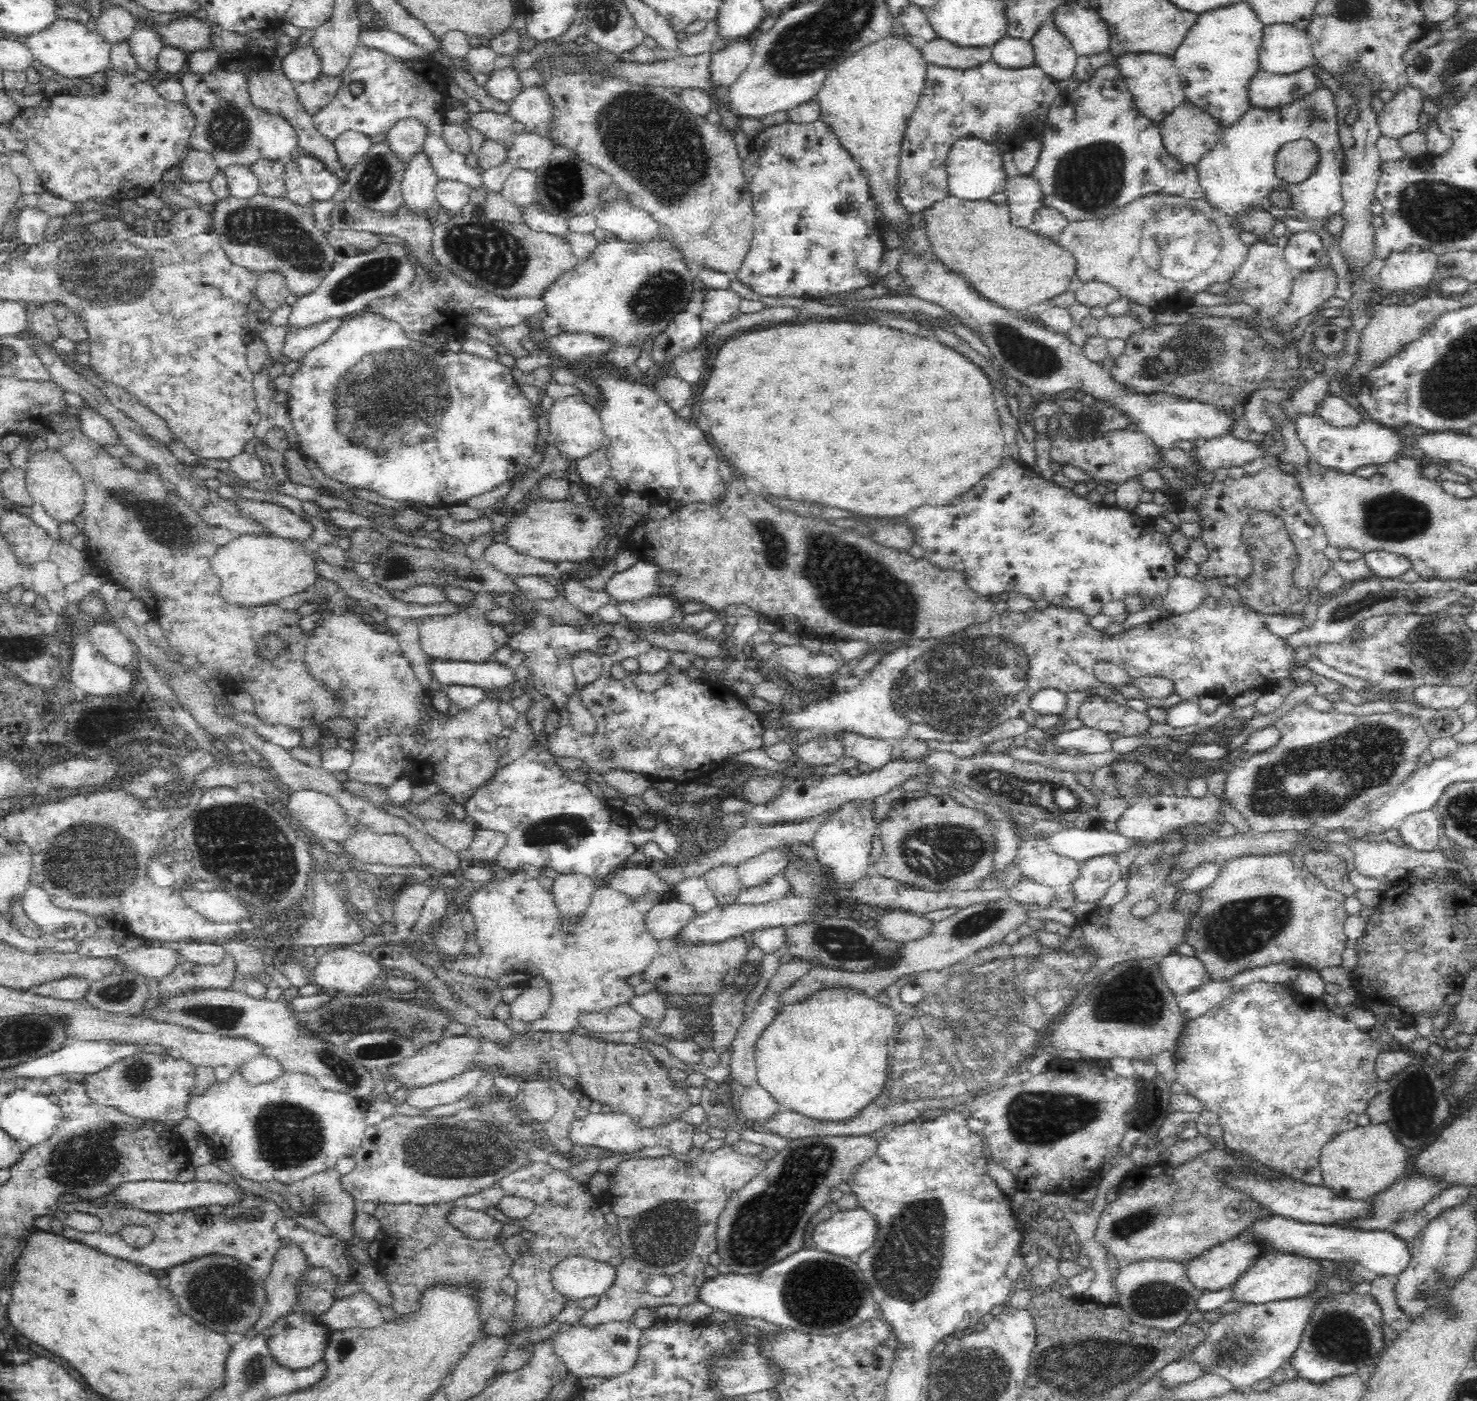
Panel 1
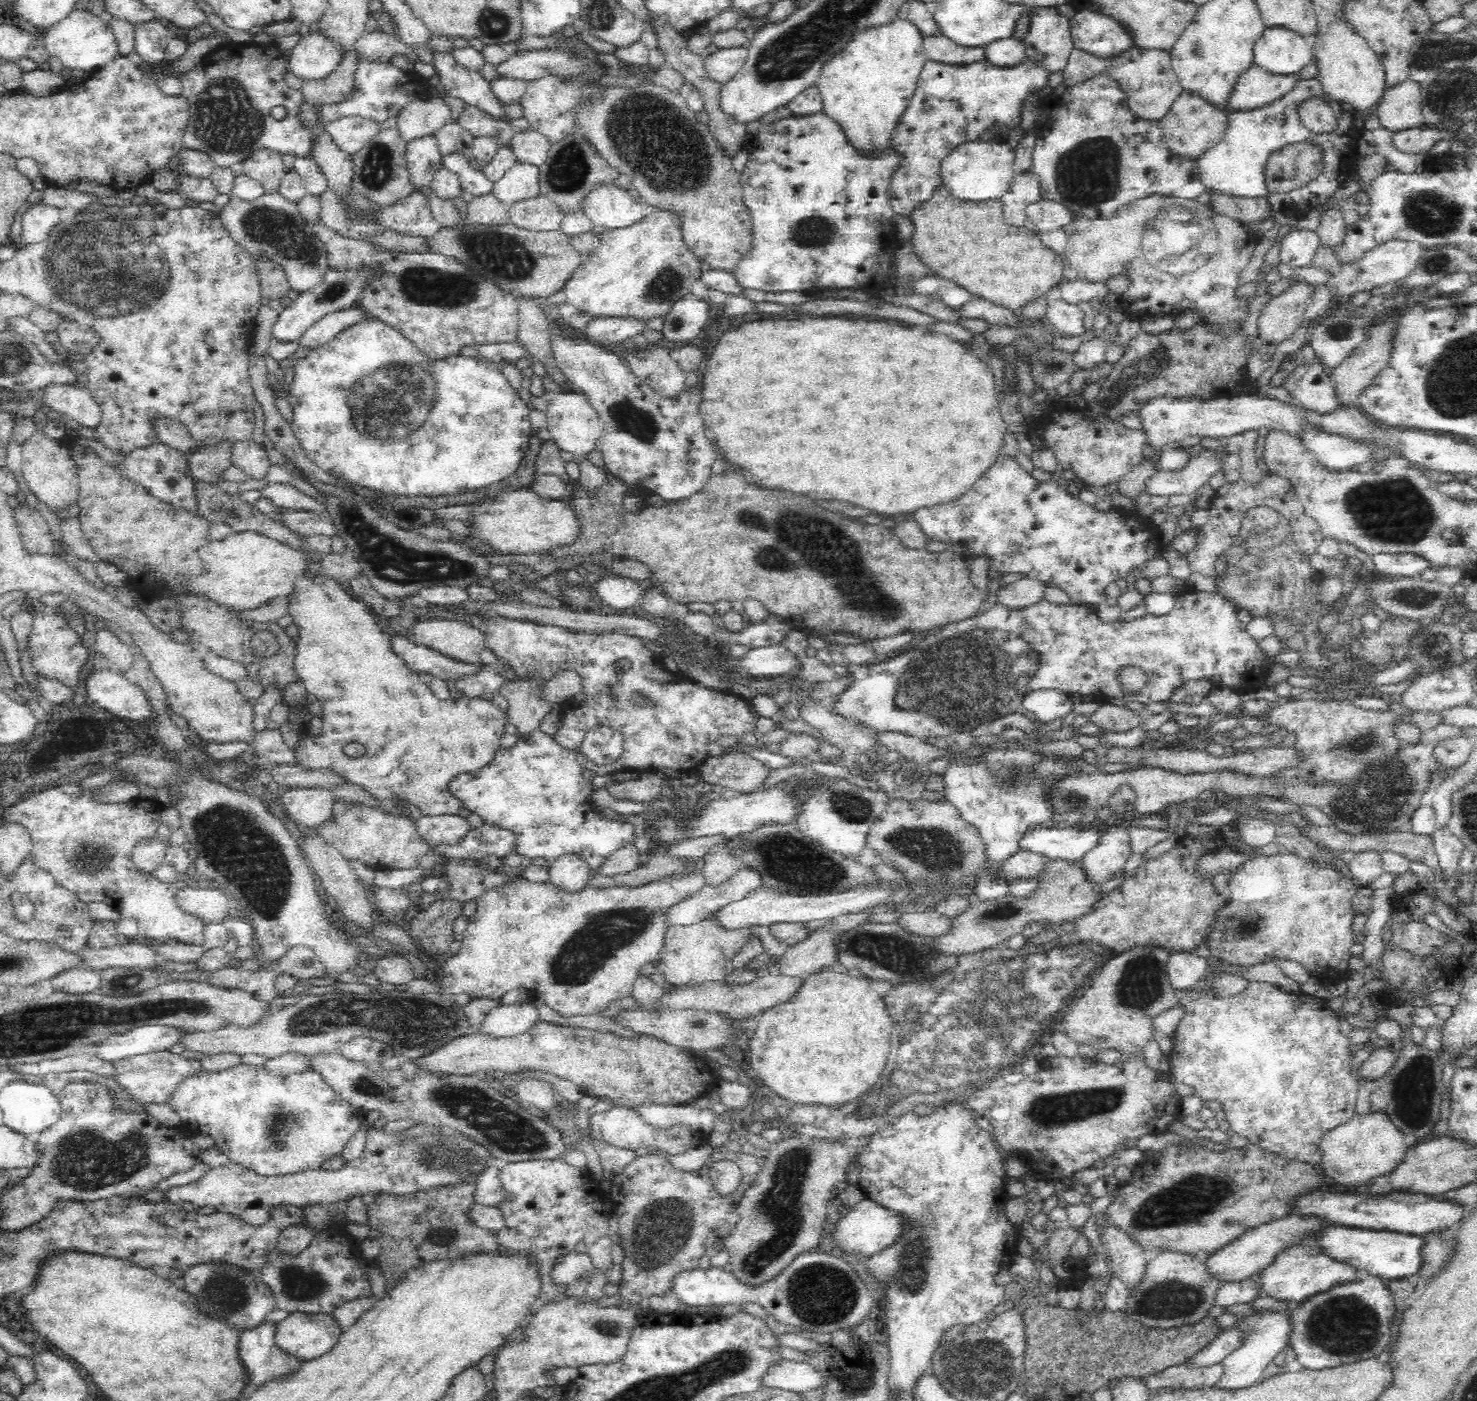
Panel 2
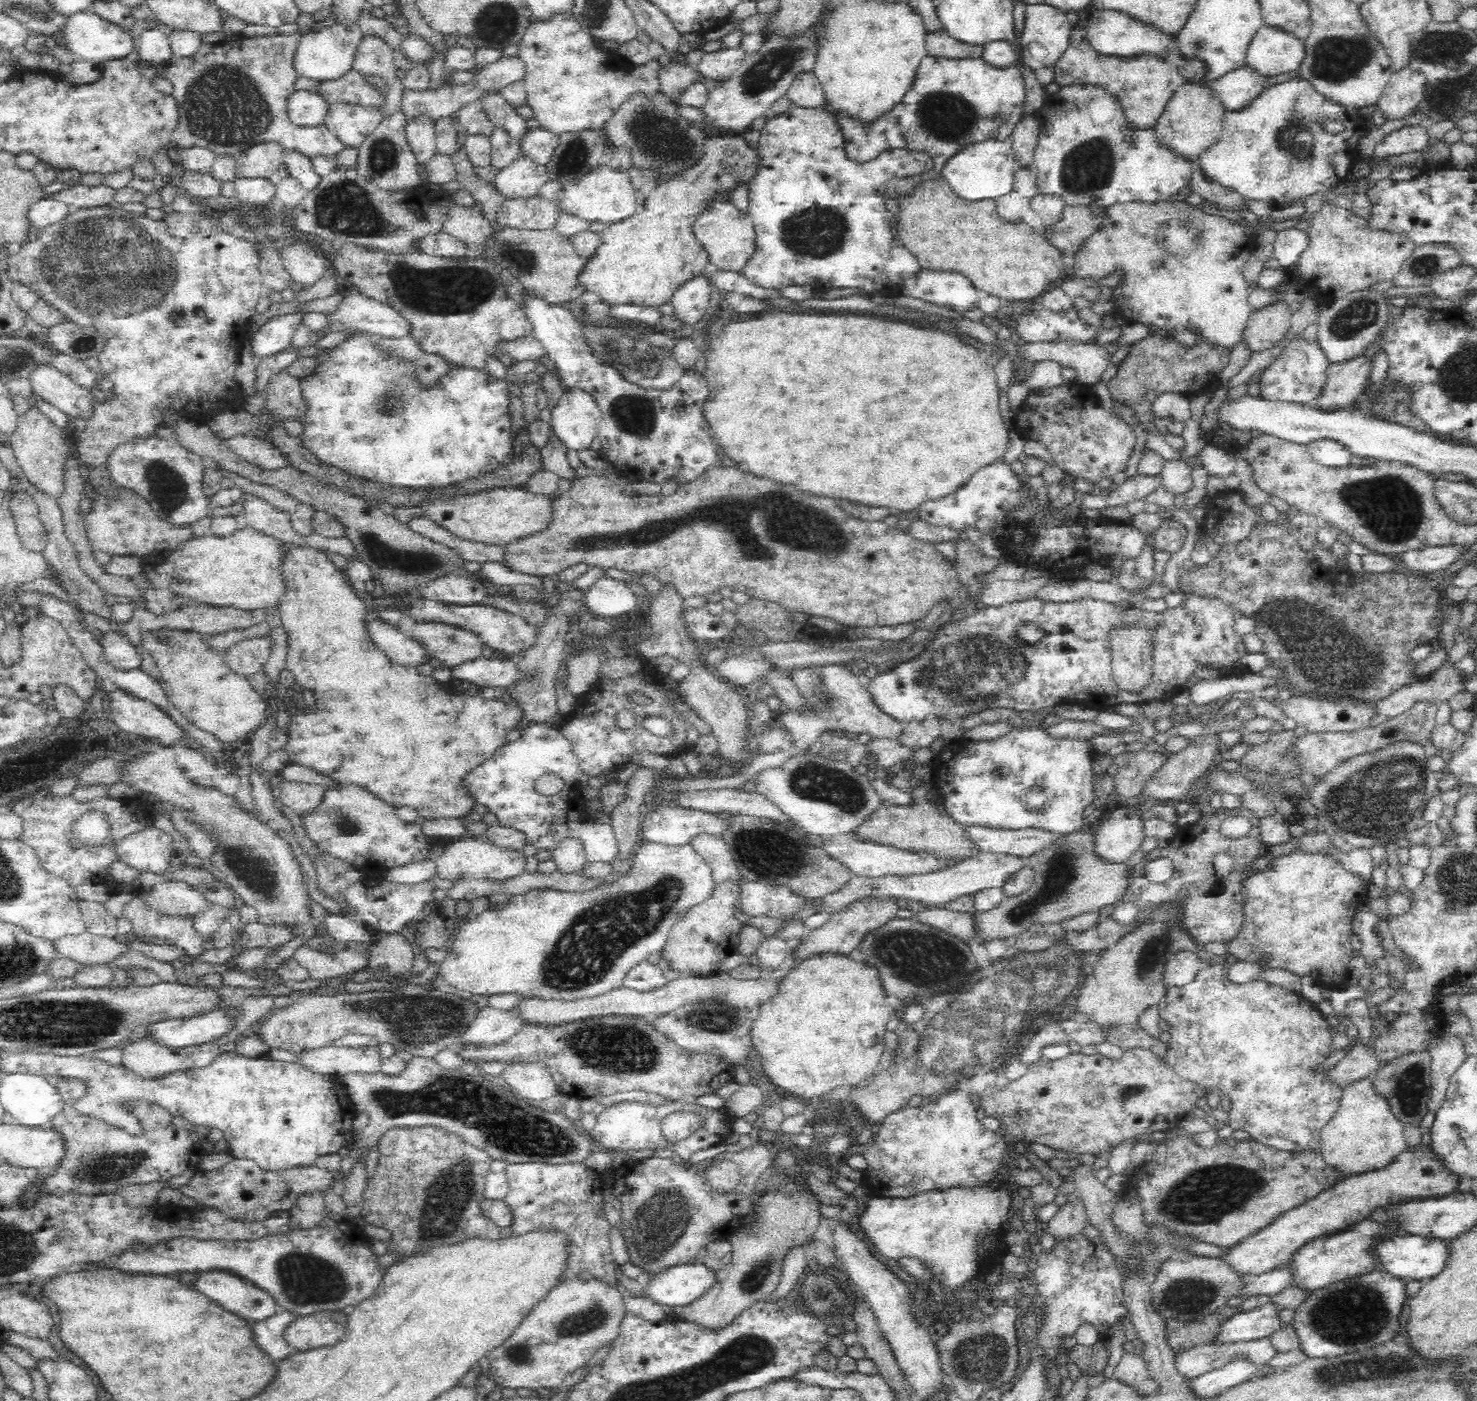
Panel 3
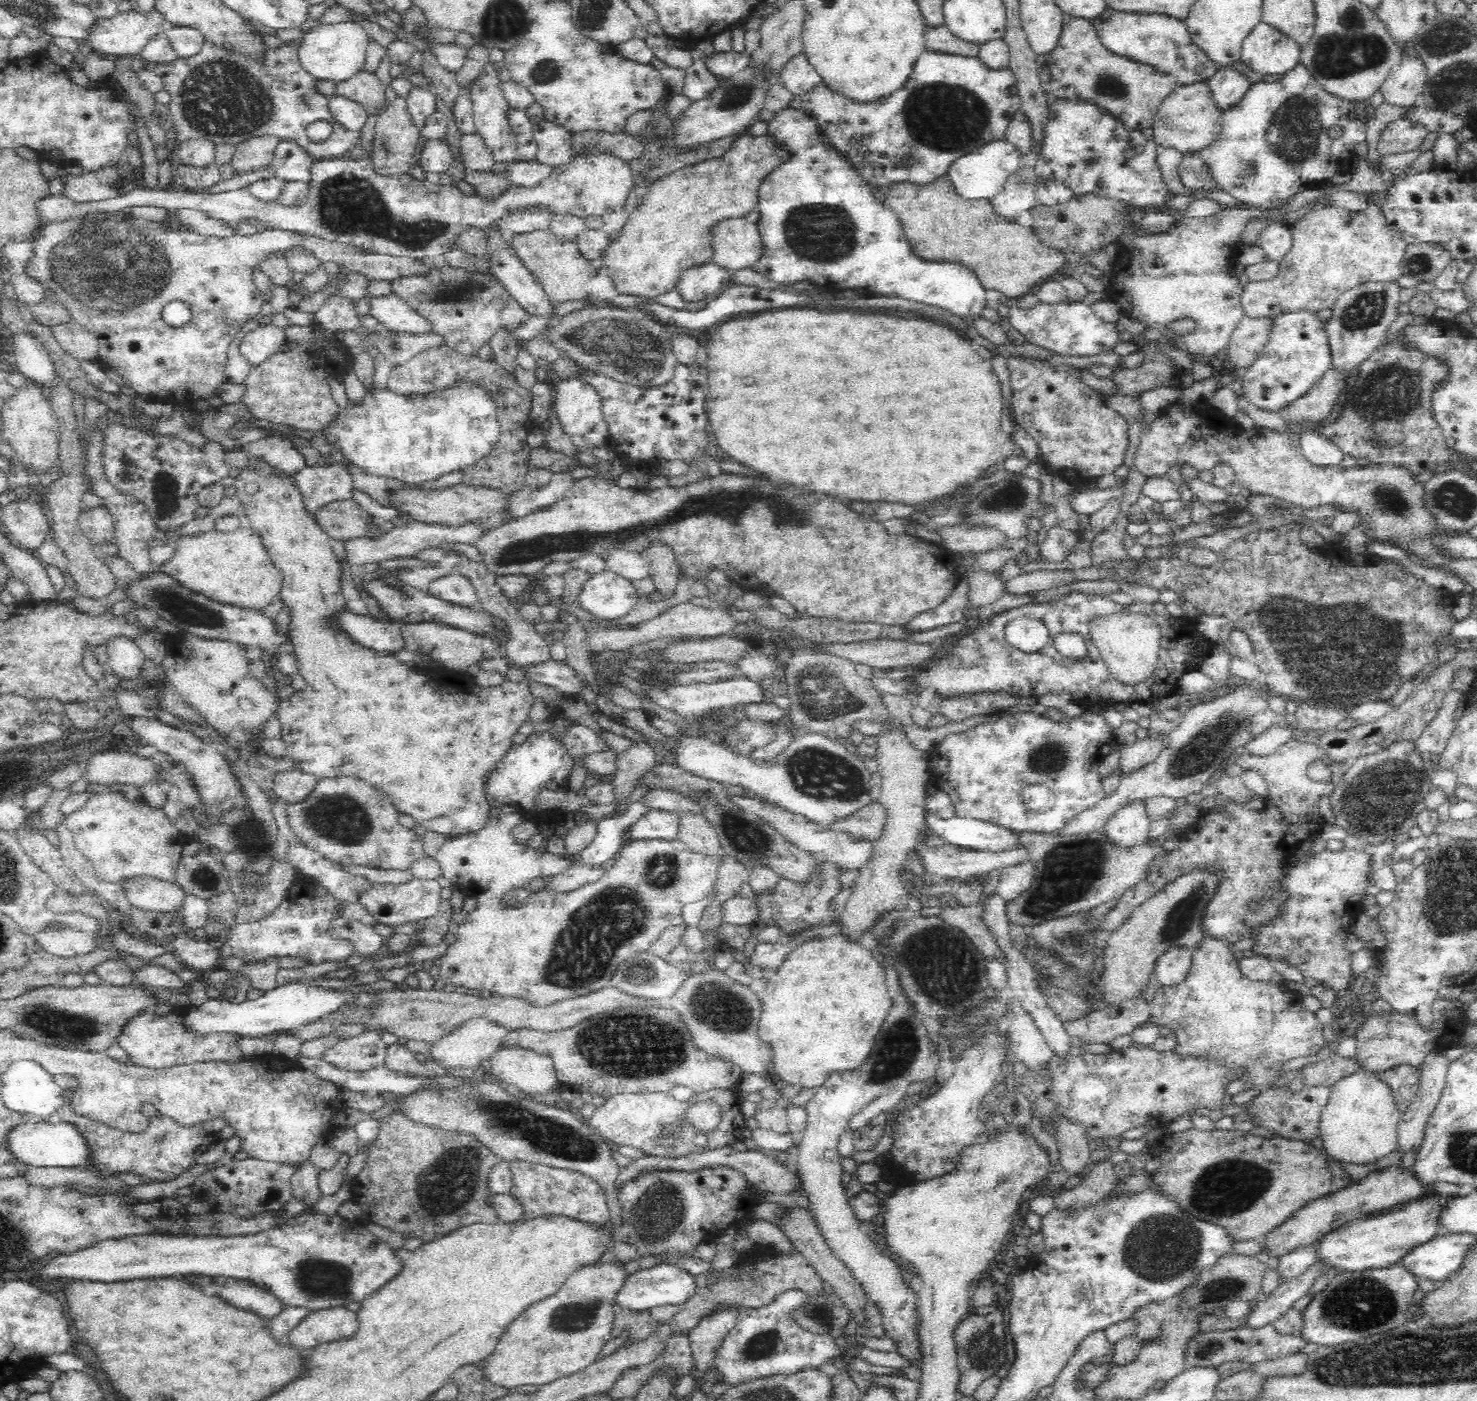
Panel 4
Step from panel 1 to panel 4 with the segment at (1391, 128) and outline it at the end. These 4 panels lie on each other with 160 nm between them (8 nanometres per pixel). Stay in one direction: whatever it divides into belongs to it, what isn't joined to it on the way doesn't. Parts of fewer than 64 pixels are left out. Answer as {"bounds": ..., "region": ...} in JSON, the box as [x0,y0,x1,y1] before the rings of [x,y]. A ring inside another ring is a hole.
{"bounds":[1379,54,1426,109],"region":[[[1408,54],[1400,64],[1393,66],[1379,91],[1384,95],[1384,102],[1409,109],[1422,101],[1426,82],[1424,62],[1420,57]]]}

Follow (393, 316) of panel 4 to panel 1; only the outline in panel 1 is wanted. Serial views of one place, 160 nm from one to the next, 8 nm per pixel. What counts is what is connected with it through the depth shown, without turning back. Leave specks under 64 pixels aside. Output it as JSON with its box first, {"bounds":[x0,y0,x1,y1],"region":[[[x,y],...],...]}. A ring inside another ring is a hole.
{"bounds":[283,317,343,361],"region":[[[336,317],[304,328],[287,328],[283,354],[289,360],[299,361],[310,349],[324,344],[343,321],[341,317]]]}

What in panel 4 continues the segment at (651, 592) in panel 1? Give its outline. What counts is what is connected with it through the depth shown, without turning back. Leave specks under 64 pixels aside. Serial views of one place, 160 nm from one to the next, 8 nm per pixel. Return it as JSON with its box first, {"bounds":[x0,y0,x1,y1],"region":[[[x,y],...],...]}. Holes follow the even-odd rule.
{"bounds":[577,569,639,621],"region":[[[606,569],[592,574],[584,583],[577,605],[596,619],[610,621],[626,616],[639,596],[630,580]]]}

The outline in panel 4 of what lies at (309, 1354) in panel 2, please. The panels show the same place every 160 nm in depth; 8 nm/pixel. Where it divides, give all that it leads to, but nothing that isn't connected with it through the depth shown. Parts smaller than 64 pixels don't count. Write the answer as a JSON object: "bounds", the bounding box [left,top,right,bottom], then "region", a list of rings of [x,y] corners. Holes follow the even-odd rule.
{"bounds":[288,1306,358,1350],"region":[[[344,1306],[316,1310],[292,1330],[288,1344],[312,1350],[320,1344],[350,1338],[356,1334],[358,1326],[357,1313]]]}

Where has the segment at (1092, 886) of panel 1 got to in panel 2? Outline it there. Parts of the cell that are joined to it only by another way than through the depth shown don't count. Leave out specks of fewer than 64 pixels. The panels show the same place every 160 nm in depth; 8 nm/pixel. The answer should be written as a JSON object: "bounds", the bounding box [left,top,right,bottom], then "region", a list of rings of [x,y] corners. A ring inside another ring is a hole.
{"bounds":[1082,823,1132,884],"region":[[[1109,823],[1100,830],[1097,845],[1082,858],[1088,879],[1103,884],[1124,868],[1126,860],[1132,855],[1128,825]]]}

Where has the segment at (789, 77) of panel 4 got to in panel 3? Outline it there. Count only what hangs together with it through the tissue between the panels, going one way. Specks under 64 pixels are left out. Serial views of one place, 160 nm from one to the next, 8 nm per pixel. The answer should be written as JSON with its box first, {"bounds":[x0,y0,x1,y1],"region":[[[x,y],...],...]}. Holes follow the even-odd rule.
{"bounds":[786,72,826,108],"region":[[[796,72],[786,96],[796,106],[816,108],[826,101],[819,79],[814,72]]]}

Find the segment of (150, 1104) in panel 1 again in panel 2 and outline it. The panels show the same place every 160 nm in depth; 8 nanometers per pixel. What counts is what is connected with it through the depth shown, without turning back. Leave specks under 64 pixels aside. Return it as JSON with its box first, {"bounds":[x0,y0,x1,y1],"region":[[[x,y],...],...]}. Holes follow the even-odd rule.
{"bounds":[113,1051,201,1104],"region":[[[158,1051],[147,1054],[138,1054],[116,1060],[113,1063],[114,1078],[124,1090],[133,1096],[136,1101],[142,1104],[165,1103],[171,1092],[179,1085],[179,1082],[186,1077],[196,1074],[200,1070],[201,1060],[188,1060],[181,1054],[174,1052]]]}

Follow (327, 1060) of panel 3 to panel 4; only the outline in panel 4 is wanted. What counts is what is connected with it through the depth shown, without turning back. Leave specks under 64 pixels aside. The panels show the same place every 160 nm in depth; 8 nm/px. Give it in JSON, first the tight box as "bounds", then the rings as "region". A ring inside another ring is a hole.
{"bounds":[322,1030,386,1071],"region":[[[376,1030],[340,1039],[322,1056],[333,1066],[349,1071],[367,1071],[383,1066],[386,1058],[386,1044]]]}

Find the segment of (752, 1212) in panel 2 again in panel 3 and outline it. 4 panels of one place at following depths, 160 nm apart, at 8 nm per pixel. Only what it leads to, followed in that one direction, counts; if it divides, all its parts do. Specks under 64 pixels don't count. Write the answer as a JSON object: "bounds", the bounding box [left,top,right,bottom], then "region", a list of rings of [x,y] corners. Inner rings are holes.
{"bounds":[674,1147,821,1332],"region":[[[785,1147],[776,1152],[776,1168],[772,1176],[756,1188],[753,1205],[754,1211],[758,1213],[756,1224],[748,1234],[738,1229],[735,1236],[728,1238],[732,1245],[730,1262],[715,1271],[714,1282],[694,1302],[674,1307],[677,1319],[693,1322],[710,1332],[724,1330],[744,1310],[768,1297],[779,1285],[785,1250],[802,1246],[814,1236],[819,1225],[821,1204],[801,1188],[796,1163],[801,1152]]]}

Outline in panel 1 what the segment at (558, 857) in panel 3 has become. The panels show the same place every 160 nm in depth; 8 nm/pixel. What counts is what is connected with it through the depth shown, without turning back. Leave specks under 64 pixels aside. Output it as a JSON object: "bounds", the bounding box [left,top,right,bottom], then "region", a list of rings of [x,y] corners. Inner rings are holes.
{"bounds":[551,872,598,918],"region":[[[580,872],[557,873],[551,889],[556,907],[568,918],[576,918],[588,908],[591,892],[598,884]]]}

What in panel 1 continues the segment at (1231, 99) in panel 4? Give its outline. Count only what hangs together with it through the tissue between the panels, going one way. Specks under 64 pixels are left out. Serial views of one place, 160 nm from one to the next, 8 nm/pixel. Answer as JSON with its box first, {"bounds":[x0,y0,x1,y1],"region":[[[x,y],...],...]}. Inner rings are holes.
{"bounds":[1247,66,1322,107],"region":[[[1313,66],[1288,75],[1271,74],[1260,68],[1248,84],[1247,97],[1252,107],[1282,107],[1322,86]]]}

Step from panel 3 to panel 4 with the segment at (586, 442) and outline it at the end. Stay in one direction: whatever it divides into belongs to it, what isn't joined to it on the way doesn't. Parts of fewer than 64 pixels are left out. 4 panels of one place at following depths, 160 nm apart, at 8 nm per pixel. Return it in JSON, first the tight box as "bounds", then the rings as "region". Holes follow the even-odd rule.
{"bounds":[553,379,604,437],"region":[[[582,379],[553,380],[553,391],[554,413],[569,437],[584,437],[604,420],[598,391]]]}

